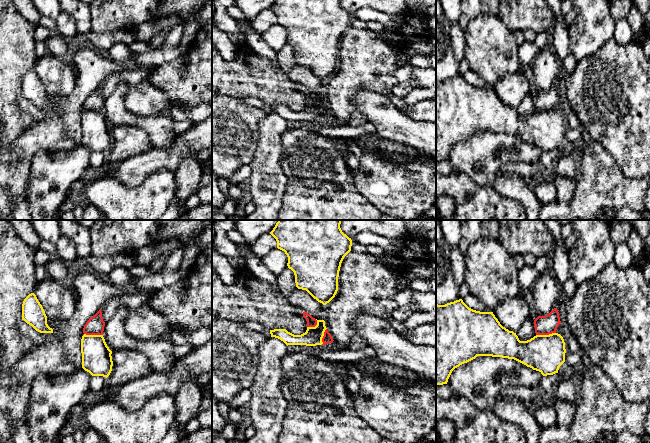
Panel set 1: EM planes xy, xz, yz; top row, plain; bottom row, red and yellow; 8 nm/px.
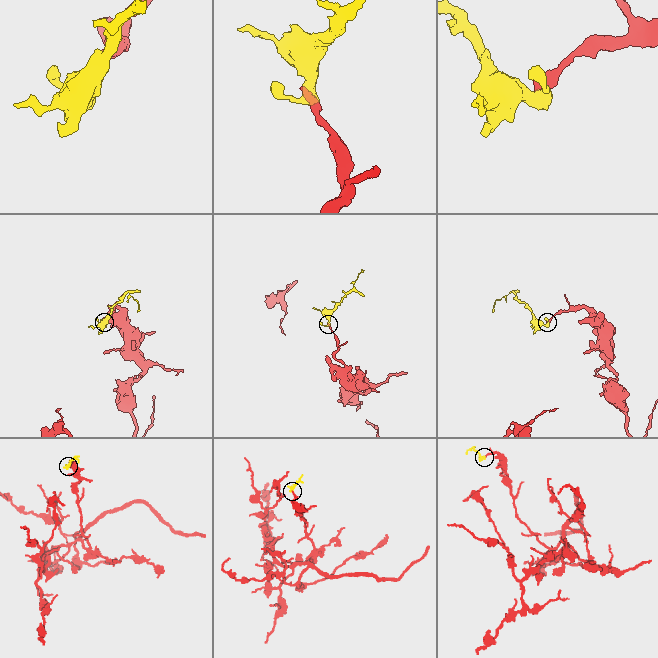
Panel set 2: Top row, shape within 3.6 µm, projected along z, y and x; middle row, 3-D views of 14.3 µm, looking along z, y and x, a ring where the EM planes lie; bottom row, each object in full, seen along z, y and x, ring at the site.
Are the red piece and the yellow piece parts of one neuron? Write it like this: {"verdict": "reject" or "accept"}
{"verdict": "reject"}

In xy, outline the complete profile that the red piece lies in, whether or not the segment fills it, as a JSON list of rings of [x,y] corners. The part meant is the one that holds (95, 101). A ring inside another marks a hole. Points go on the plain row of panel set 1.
[[[101,85],[92,92],[84,101],[83,109],[86,111],[103,111],[105,98],[102,94]]]

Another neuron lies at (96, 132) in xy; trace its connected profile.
[[[86,111],[81,115],[82,144],[92,152],[108,153],[112,147],[112,127],[103,111]]]

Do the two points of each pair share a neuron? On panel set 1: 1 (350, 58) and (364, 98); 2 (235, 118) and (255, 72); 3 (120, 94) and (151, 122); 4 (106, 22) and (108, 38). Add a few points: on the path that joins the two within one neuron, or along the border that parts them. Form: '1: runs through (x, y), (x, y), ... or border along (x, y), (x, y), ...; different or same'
1: border along (385, 96), (359, 91), (354, 98), (354, 107); different
2: border along (222, 95), (242, 100); different
3: runs through (120, 105), (120, 108), (132, 120), (140, 121); same
4: border along (90, 30), (96, 33), (121, 30), (130, 31); different

